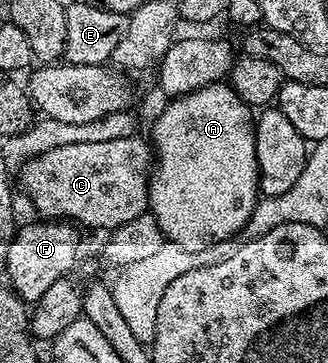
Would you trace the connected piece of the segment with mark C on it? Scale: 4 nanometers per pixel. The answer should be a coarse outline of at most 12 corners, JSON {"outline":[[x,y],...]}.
{"outline":[[141,137],[48,147],[19,168],[45,221],[112,233],[146,214]]}

